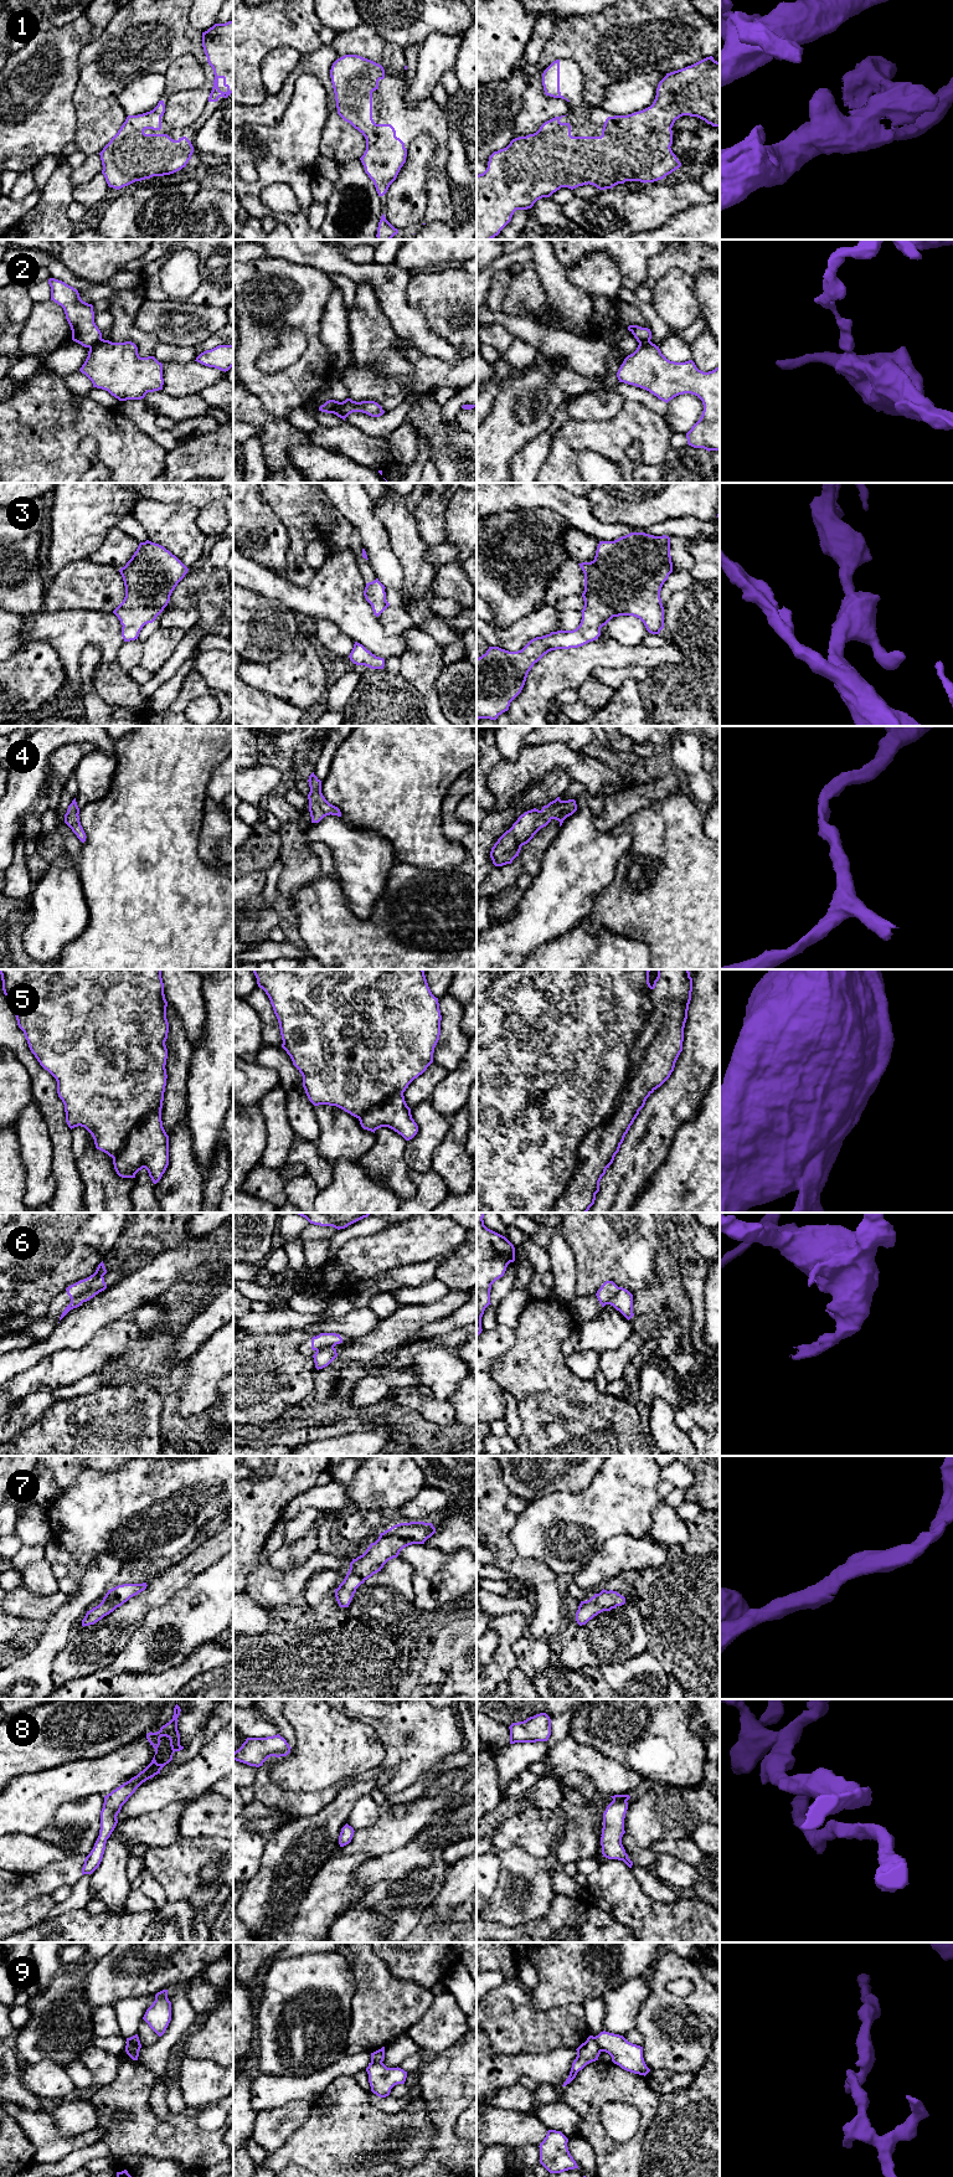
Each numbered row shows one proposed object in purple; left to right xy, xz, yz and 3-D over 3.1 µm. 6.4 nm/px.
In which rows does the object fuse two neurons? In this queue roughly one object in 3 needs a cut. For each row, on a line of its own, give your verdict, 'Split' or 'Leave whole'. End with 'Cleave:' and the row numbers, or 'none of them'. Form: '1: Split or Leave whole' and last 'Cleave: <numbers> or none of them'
1: Leave whole
2: Split
3: Leave whole
4: Leave whole
5: Split
6: Split
7: Leave whole
8: Leave whole
9: Split
Cleave: 2, 5, 6, 9

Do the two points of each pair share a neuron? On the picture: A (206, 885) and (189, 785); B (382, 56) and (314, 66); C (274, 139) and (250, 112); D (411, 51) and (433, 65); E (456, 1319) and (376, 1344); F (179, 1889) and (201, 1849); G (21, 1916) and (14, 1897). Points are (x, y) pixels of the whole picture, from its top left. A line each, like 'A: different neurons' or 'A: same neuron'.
A: same neuron
B: same neuron
C: different neurons
D: different neurons
E: different neurons
F: same neuron
G: different neurons

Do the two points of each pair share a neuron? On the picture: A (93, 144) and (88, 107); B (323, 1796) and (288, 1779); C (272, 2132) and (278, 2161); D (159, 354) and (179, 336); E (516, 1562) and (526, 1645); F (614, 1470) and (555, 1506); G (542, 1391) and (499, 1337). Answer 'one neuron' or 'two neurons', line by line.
A: one neuron
B: two neurons
C: two neurons
D: two neurons
E: two neurons
F: one neuron
G: two neurons

